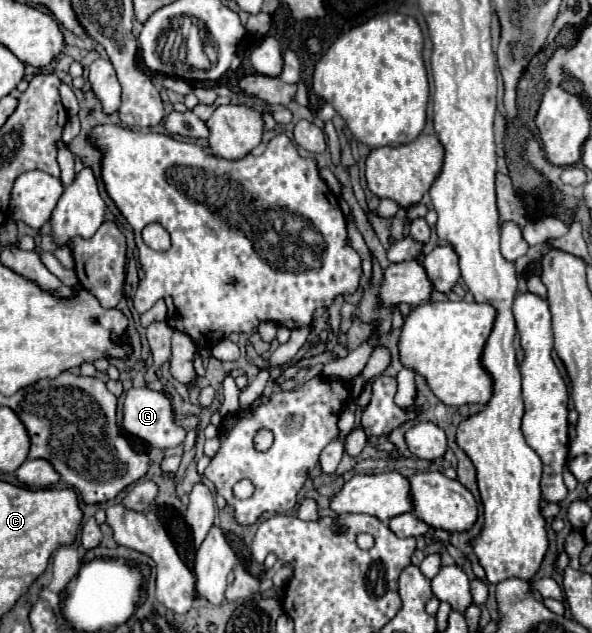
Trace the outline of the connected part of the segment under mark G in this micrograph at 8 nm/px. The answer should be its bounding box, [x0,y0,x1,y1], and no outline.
[122,387,186,449]

